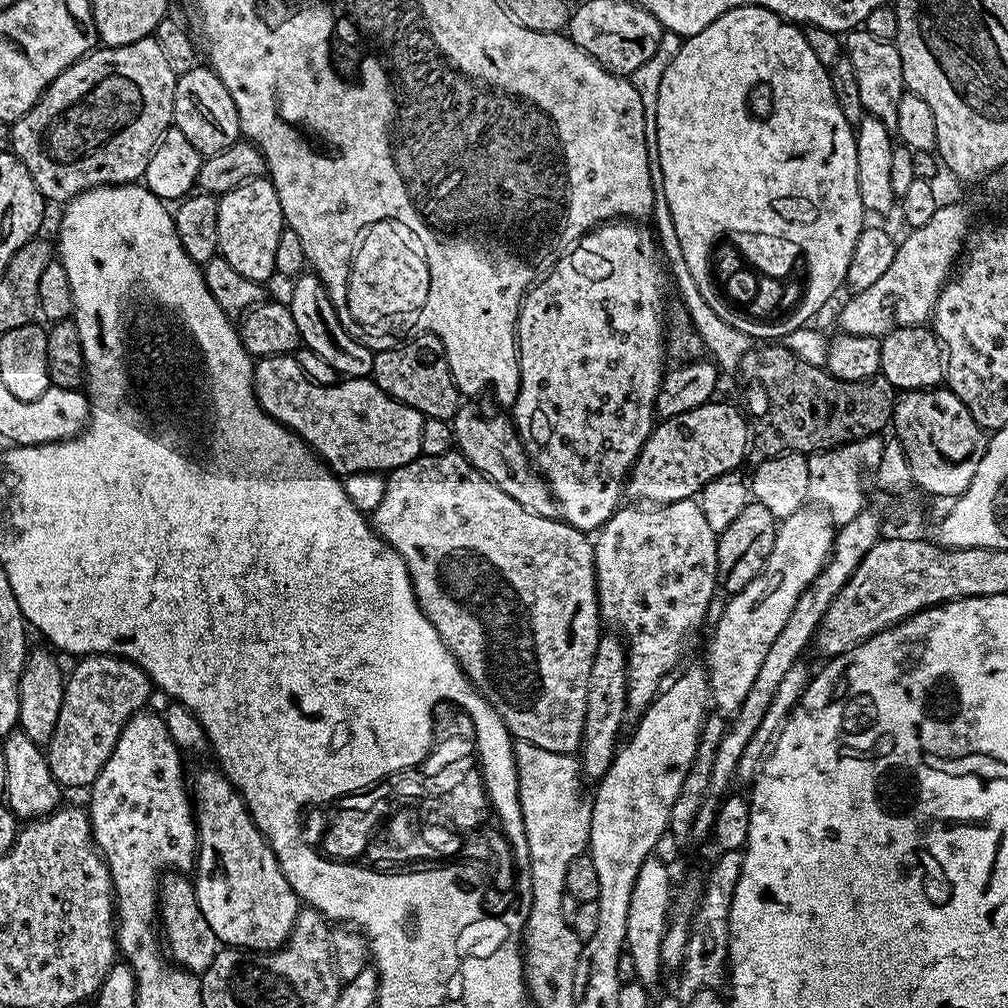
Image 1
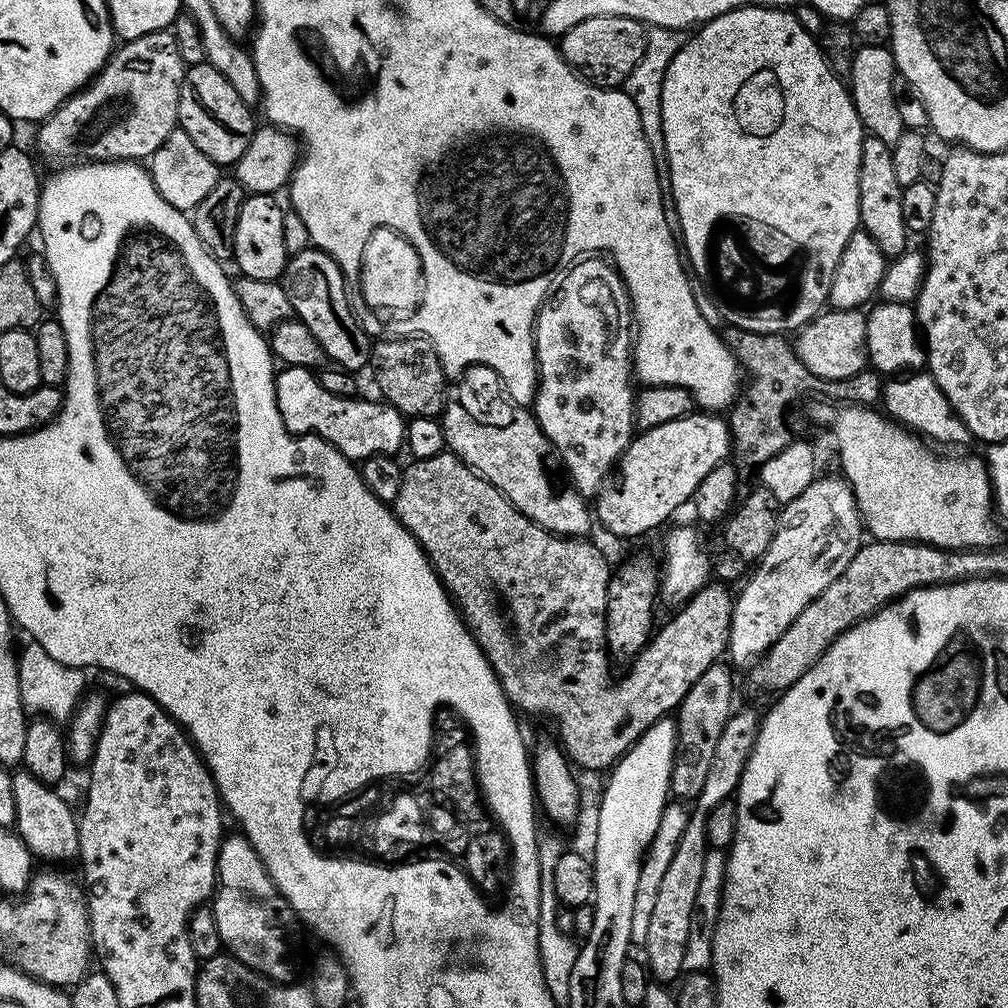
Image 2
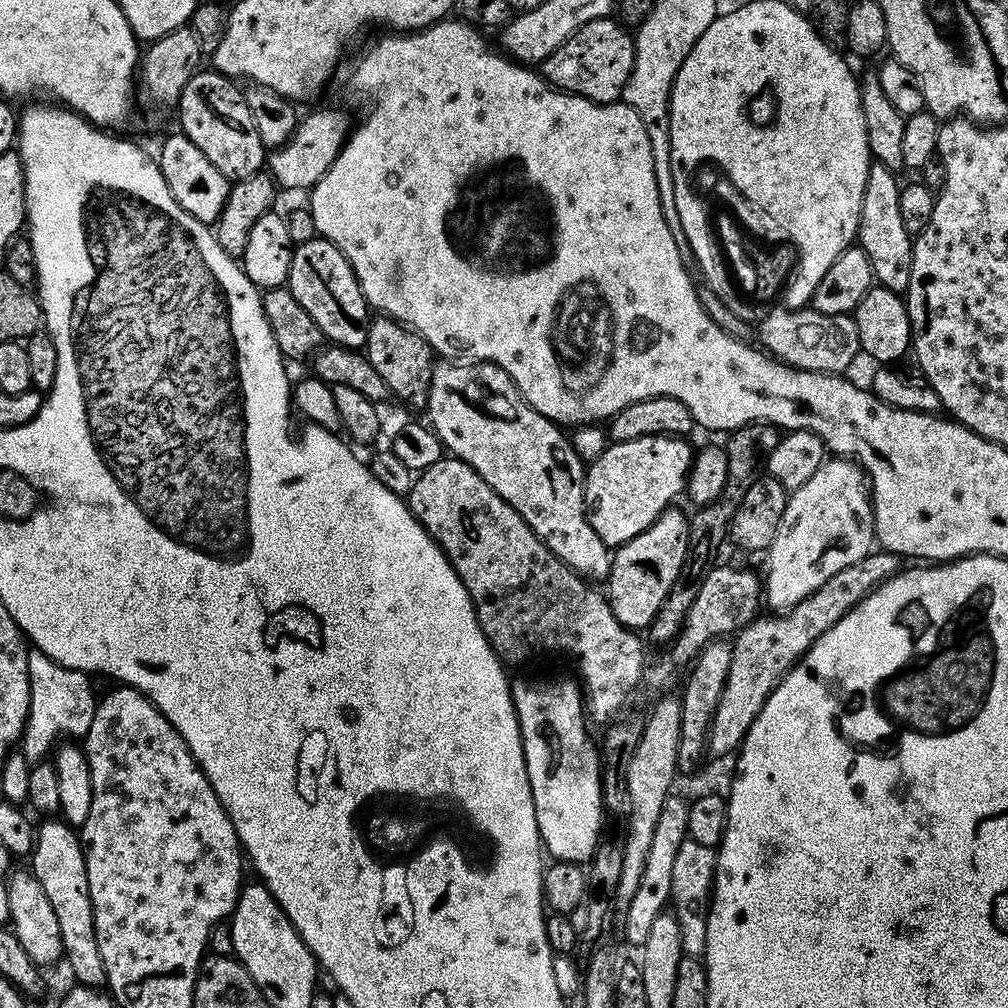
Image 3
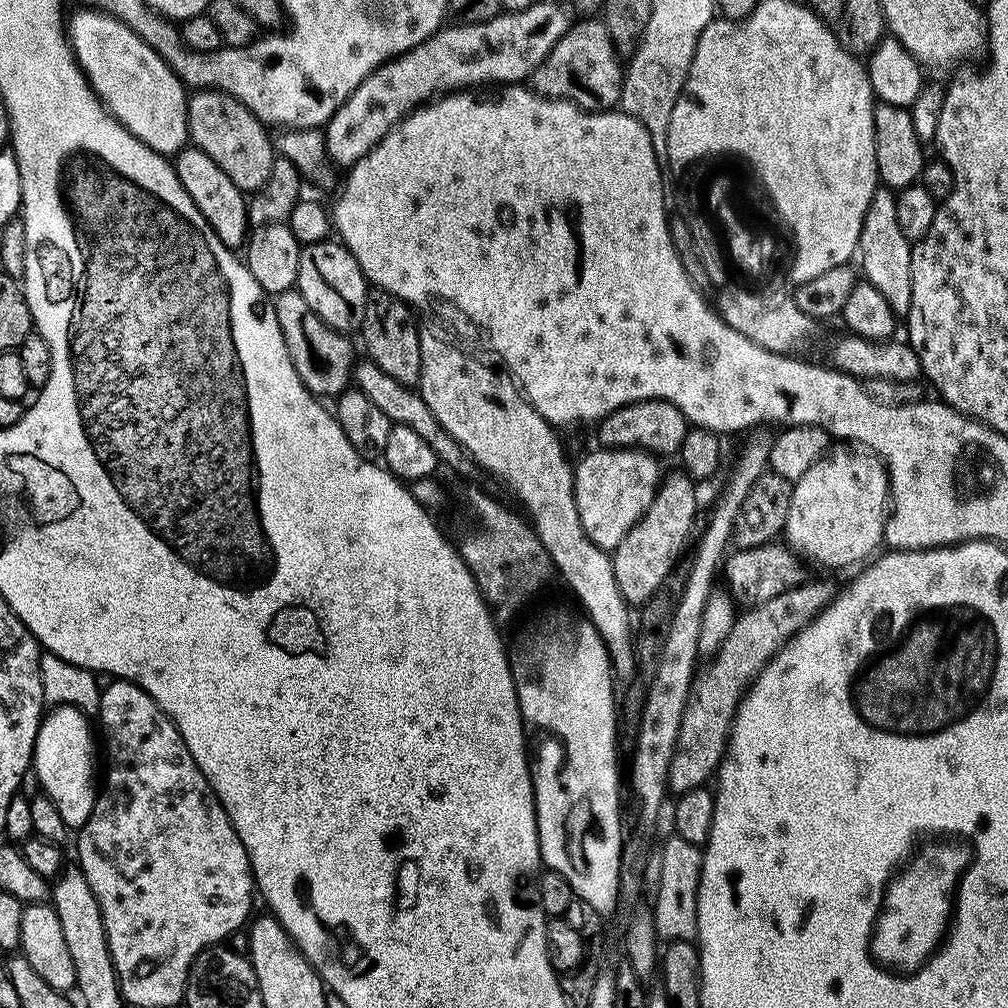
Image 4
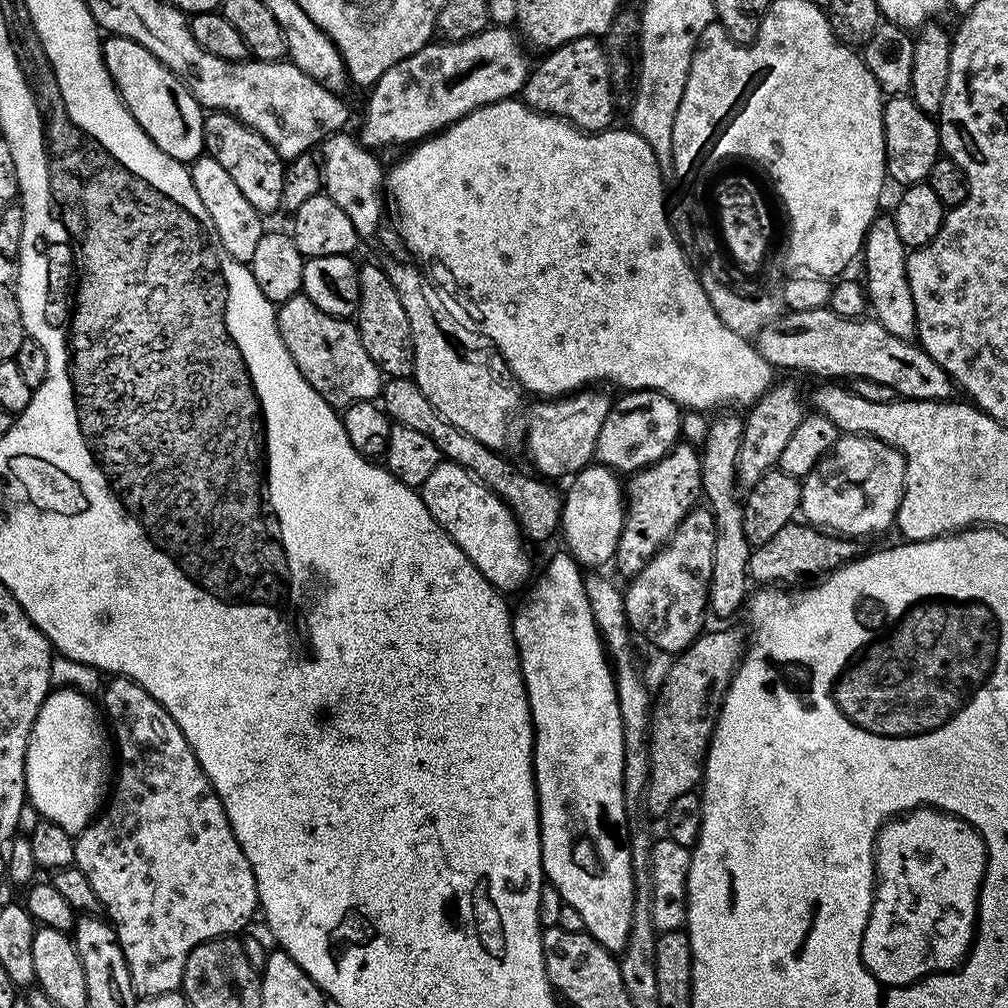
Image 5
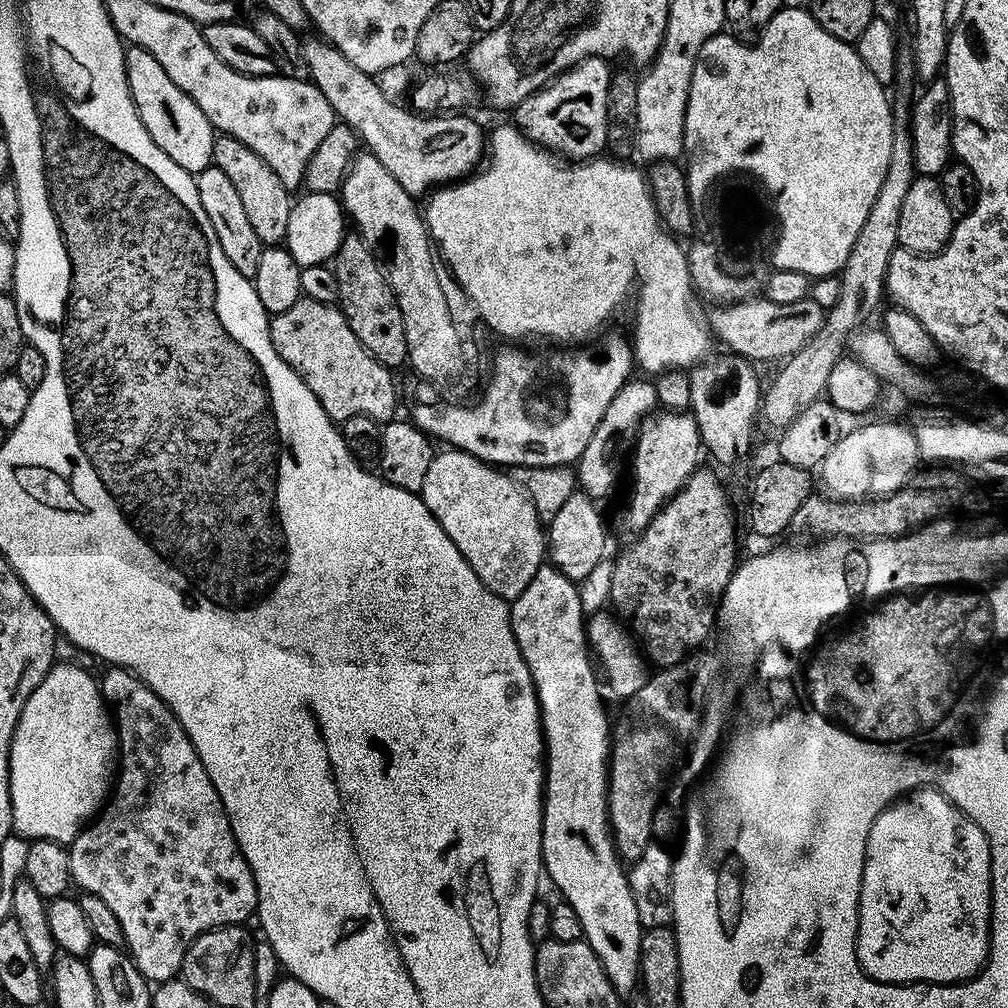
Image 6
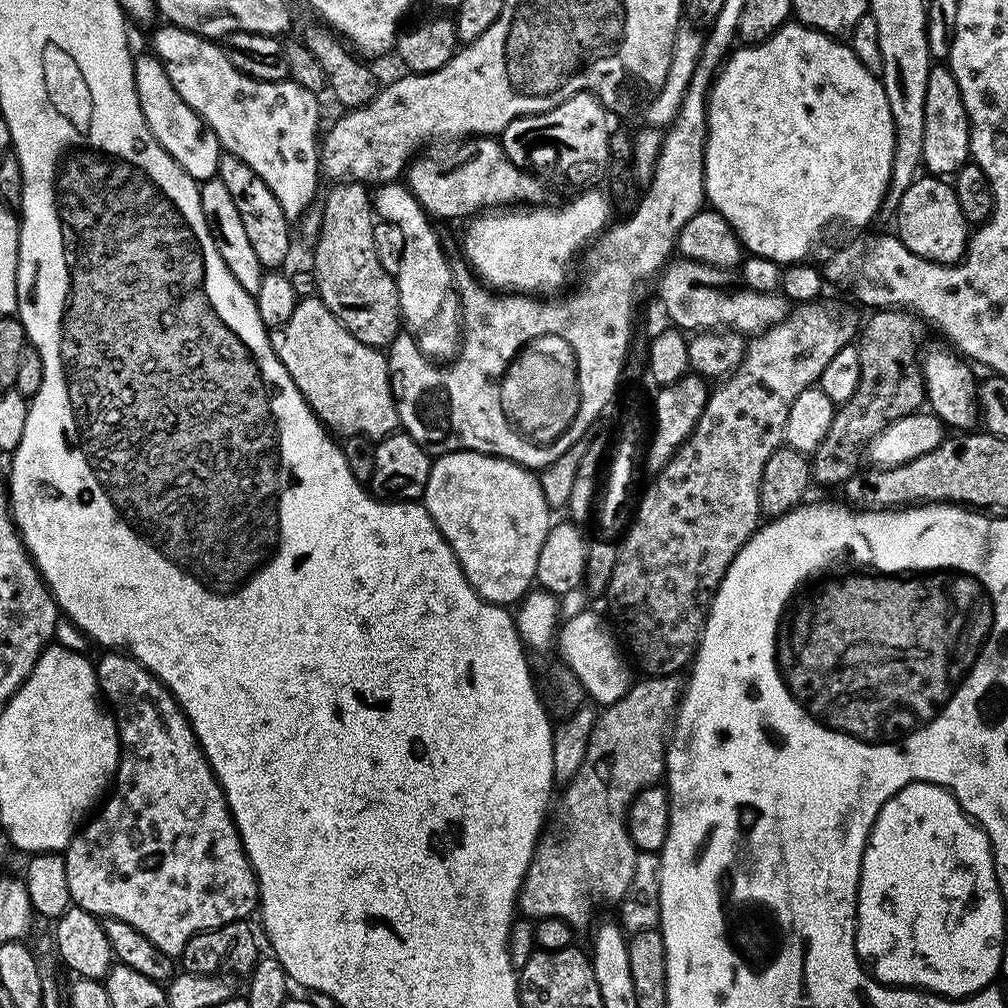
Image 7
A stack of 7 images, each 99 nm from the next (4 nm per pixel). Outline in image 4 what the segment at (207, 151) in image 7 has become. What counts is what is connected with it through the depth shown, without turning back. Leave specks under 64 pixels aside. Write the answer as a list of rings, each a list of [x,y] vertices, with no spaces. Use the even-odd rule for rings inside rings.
[[[79,10],[71,13],[66,24],[68,39],[72,46],[72,52],[76,56],[80,69],[84,71],[84,77],[88,79],[88,85],[96,91],[96,97],[104,101],[105,108],[112,113],[112,117],[134,138],[141,140],[147,148],[160,153],[168,158],[180,151],[189,143],[188,134],[188,98],[186,85],[177,78],[172,68],[163,60],[156,51],[130,26],[126,26],[118,18],[99,10]]]

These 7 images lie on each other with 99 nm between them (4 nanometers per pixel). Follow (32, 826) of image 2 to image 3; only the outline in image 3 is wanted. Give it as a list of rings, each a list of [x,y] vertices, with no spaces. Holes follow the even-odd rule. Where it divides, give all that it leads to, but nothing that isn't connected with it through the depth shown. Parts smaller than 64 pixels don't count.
[[[48,818],[44,825],[36,828],[36,839],[30,853],[30,871],[42,882],[42,890],[46,890],[46,898],[50,898],[50,906],[54,906],[54,914],[58,917],[58,930],[62,934],[64,947],[63,959],[68,960],[72,972],[76,975],[75,983],[85,988],[100,988],[107,985],[106,966],[102,966],[102,953],[98,951],[98,938],[94,934],[94,910],[88,895],[90,886],[86,878],[86,858],[84,847],[80,845],[77,829],[60,818]]]

